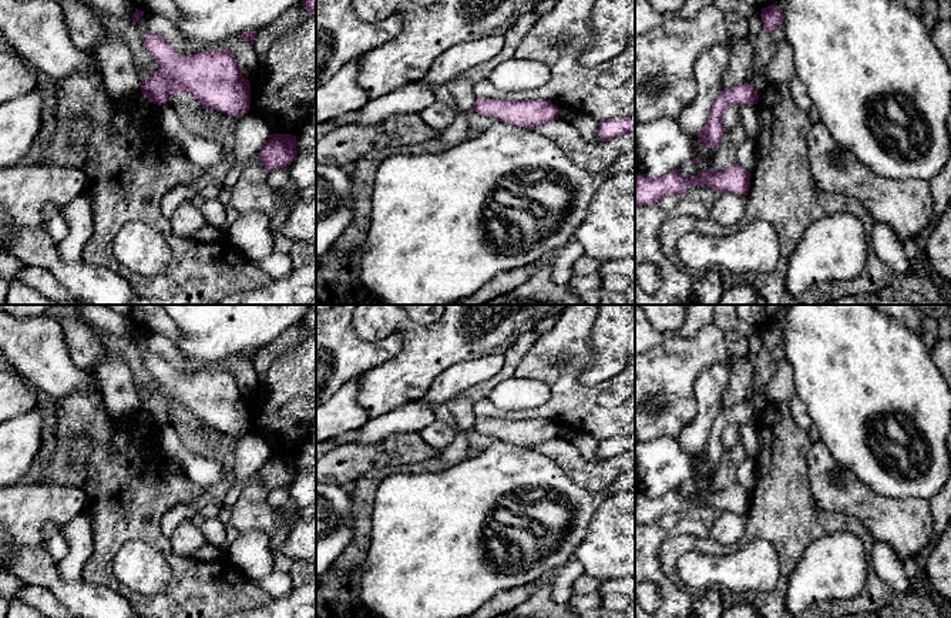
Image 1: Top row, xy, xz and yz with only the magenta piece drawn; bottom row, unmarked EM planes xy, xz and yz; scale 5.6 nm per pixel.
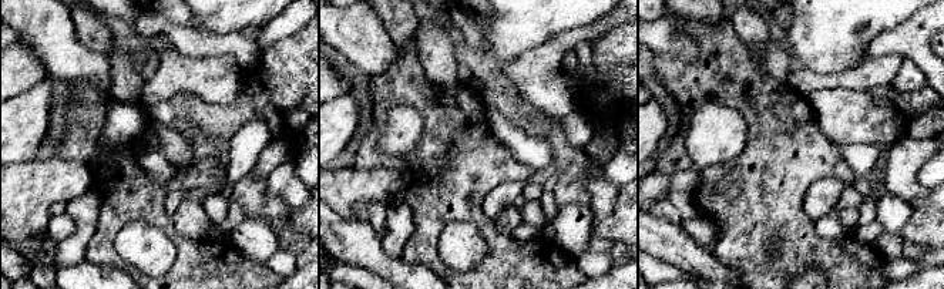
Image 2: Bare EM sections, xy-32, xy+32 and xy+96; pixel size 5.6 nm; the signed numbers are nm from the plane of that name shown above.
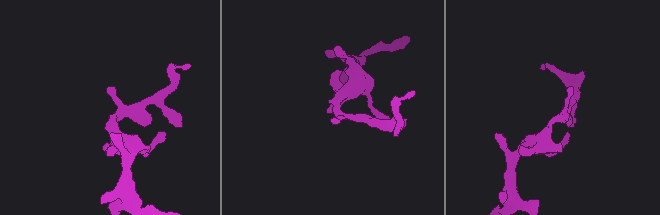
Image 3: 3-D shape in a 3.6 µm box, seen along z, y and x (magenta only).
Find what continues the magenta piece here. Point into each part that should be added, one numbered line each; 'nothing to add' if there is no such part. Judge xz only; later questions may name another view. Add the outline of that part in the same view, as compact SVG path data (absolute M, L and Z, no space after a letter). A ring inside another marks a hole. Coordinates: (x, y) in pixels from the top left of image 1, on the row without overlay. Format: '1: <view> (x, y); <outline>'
nothing to add

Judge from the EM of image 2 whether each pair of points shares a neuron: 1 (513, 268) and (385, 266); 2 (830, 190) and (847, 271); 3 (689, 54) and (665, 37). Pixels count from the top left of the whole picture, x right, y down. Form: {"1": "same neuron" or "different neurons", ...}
{"1": "different neurons", "2": "different neurons", "3": "same neuron"}

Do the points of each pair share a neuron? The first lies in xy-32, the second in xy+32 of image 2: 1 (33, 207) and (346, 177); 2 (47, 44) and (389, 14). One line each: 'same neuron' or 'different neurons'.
1: same neuron
2: different neurons

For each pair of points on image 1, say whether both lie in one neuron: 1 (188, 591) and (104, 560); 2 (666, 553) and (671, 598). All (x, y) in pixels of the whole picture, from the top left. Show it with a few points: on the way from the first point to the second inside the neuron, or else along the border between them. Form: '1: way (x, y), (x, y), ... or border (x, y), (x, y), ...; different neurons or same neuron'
1: way (164, 603), (140, 603), (116, 584); same neuron
2: border (672, 536), (659, 547), (658, 560), (664, 568); different neurons

